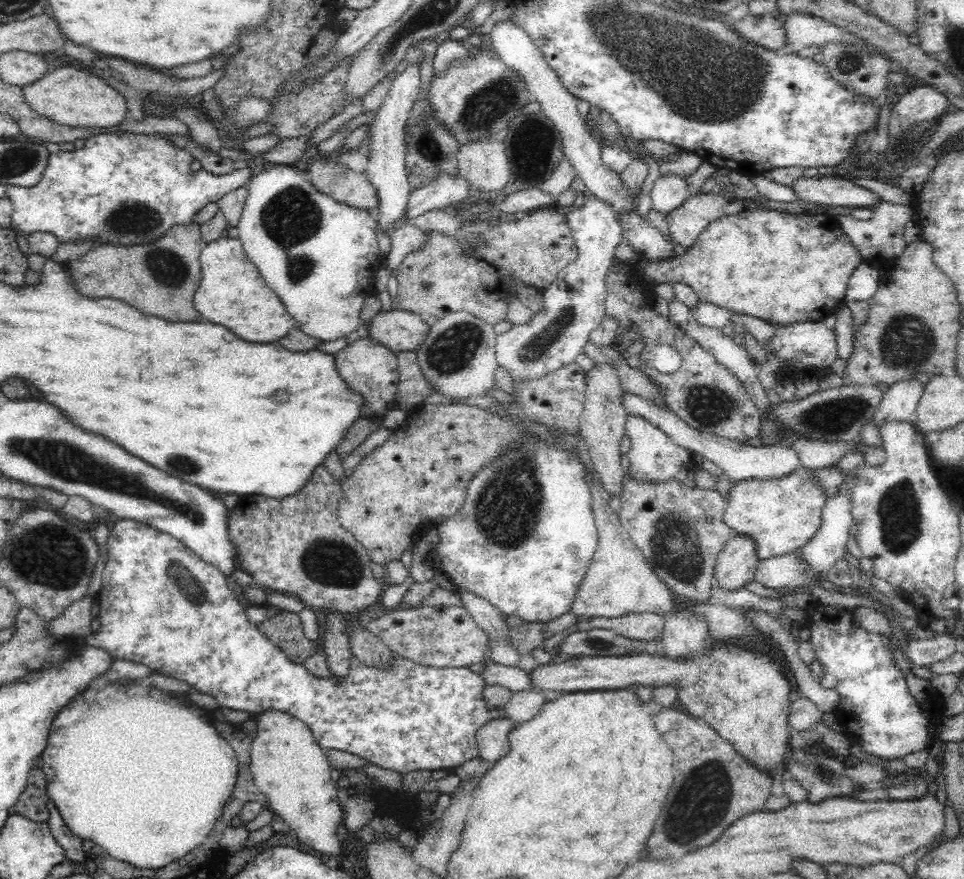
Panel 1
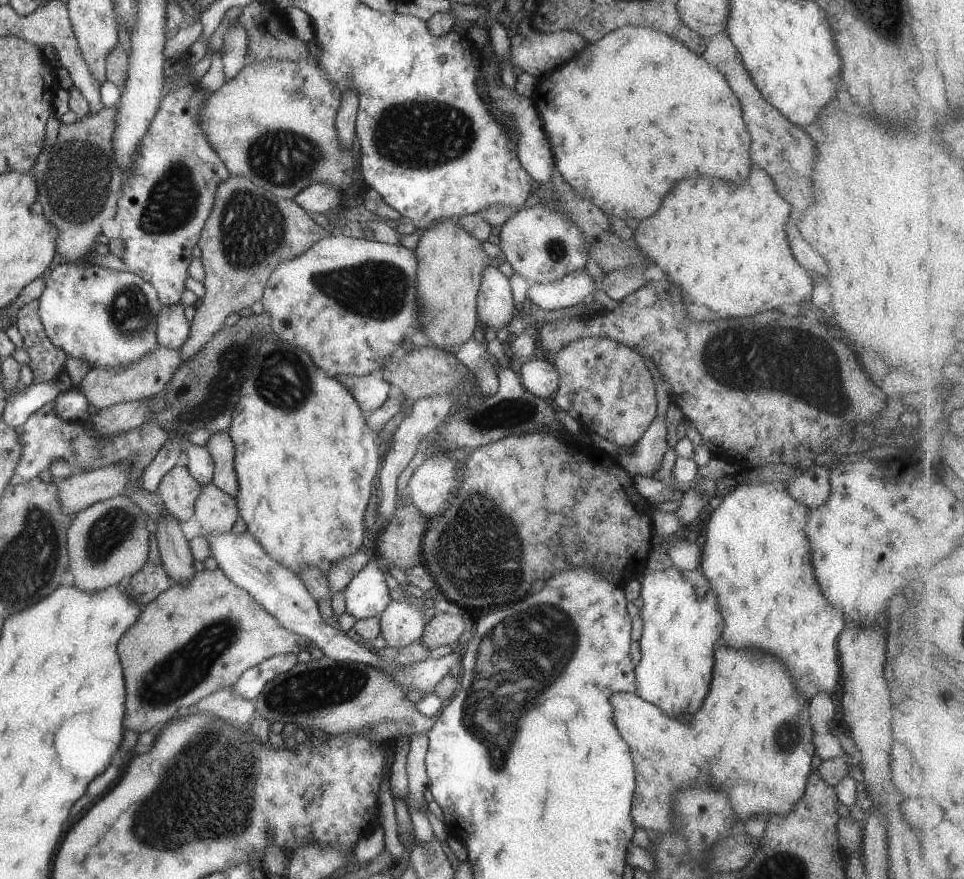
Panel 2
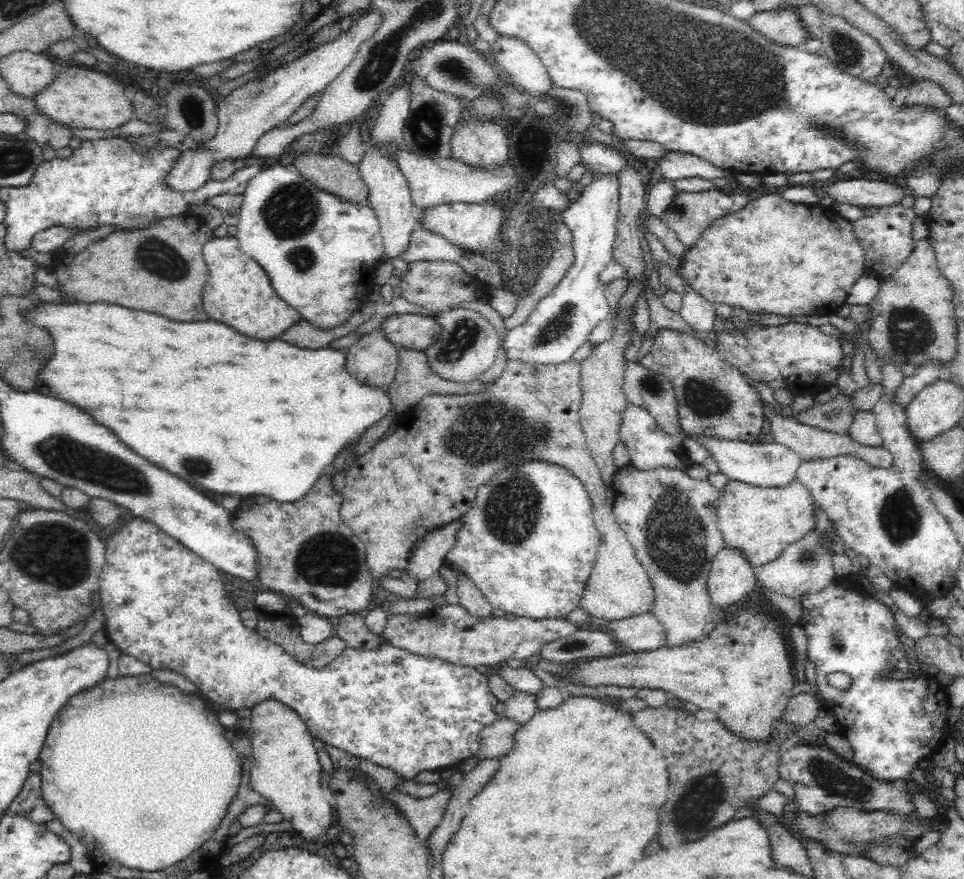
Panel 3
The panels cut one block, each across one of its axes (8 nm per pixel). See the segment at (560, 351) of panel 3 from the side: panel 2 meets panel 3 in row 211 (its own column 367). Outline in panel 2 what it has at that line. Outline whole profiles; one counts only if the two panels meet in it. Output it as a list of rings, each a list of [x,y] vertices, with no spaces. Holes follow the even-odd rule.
[[[371,560],[342,592],[345,599],[344,614],[355,621],[378,616],[390,602],[384,574]]]

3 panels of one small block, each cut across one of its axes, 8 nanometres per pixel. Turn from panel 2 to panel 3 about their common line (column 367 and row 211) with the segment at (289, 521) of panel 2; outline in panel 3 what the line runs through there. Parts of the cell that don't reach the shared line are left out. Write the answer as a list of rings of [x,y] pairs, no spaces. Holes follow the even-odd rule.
[[[456,202],[454,204],[442,204],[442,206],[436,206],[436,208],[430,209],[431,210],[428,210],[424,216],[418,217],[424,229],[434,231],[434,233],[440,233],[440,235],[444,235],[450,243],[454,243],[456,247],[472,251],[472,253],[492,251],[492,253],[496,253],[497,255],[497,252],[502,250],[498,230],[503,220],[503,214],[498,212],[496,206],[490,206],[485,203],[462,204]]]

